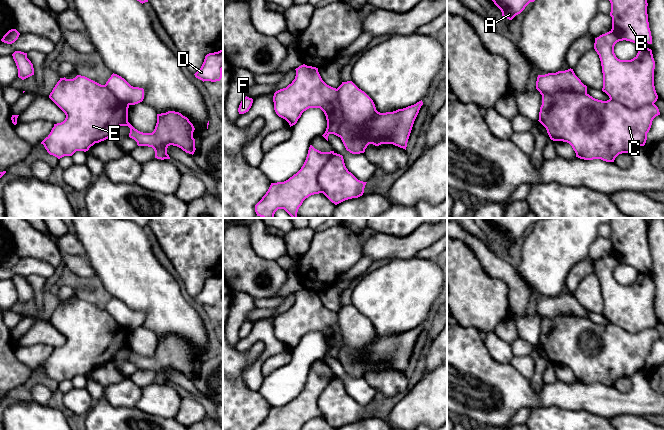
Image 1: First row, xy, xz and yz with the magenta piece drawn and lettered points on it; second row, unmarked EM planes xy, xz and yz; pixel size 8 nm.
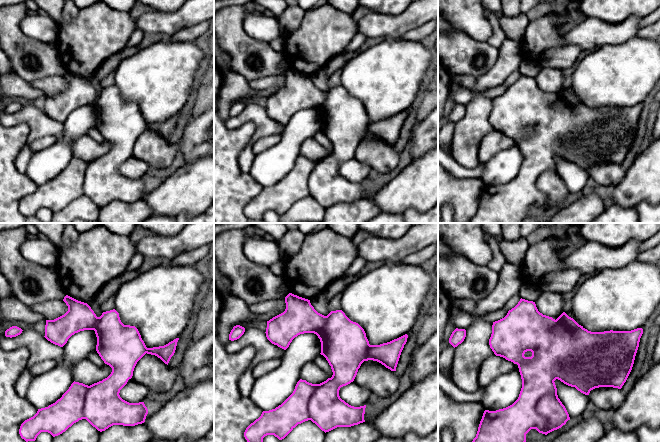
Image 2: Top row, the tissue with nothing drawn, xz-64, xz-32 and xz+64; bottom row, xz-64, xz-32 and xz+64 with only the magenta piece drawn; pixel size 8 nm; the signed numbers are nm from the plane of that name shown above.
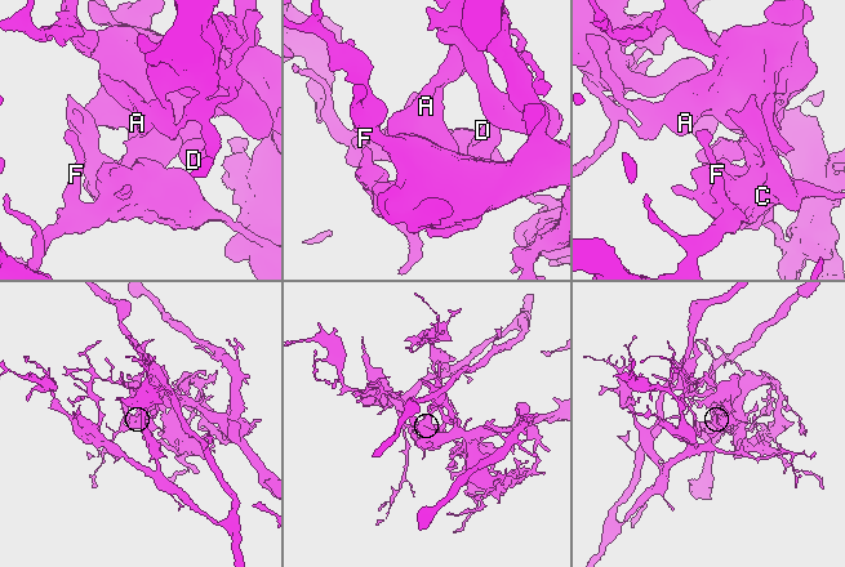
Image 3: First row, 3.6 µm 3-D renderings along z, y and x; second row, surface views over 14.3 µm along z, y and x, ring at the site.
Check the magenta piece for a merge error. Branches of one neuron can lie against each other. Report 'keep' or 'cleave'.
cleave

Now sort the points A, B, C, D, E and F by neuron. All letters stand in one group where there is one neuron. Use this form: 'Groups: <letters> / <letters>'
Groups: A B D / C E F

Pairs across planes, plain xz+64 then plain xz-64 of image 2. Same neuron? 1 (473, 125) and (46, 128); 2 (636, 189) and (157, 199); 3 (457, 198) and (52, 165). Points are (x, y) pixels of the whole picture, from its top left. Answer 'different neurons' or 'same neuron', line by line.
1: same neuron
2: same neuron
3: different neurons

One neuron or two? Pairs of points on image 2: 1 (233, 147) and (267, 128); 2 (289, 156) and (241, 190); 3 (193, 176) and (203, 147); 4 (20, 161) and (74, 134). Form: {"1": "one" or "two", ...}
{"1": "two", "2": "two", "3": "two", "4": "two"}

